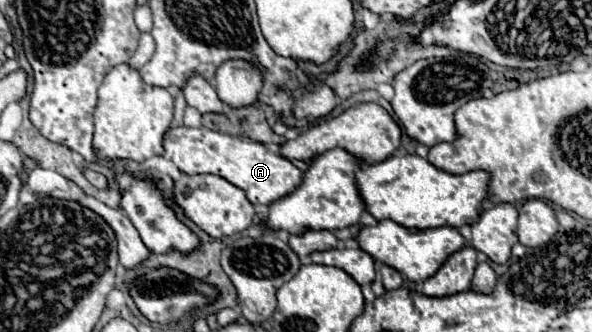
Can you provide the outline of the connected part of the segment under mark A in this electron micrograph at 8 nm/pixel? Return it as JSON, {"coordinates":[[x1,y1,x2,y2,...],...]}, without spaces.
{"coordinates":[[173,127,167,131,163,147,165,147,163,157,173,161,175,167,181,169,183,173,221,175,235,187,243,189,253,205,269,205,271,201,277,201,279,197,283,197,283,193,291,193,303,177,303,171,293,167,285,157,271,153,265,145,245,141,241,137,233,137,227,133,211,131,207,127,199,129]]}

